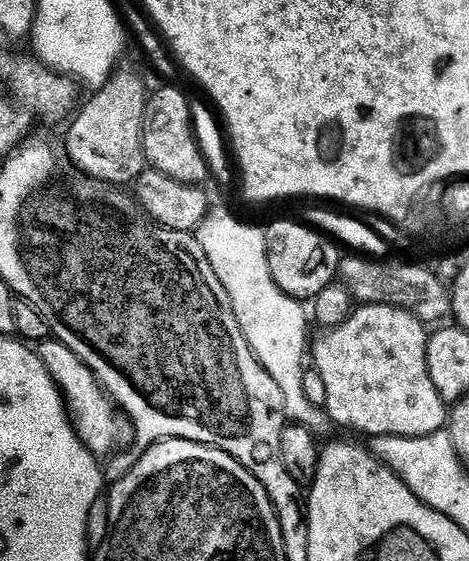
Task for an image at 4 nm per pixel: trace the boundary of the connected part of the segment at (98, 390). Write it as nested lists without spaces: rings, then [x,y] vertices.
[[[49,338],[41,341],[37,345],[36,353],[46,366],[52,380],[55,381],[56,387],[60,389],[69,419],[80,440],[90,449],[93,456],[104,458],[104,455],[115,448],[120,438],[119,415],[111,397],[97,383],[93,372],[59,340]]]

